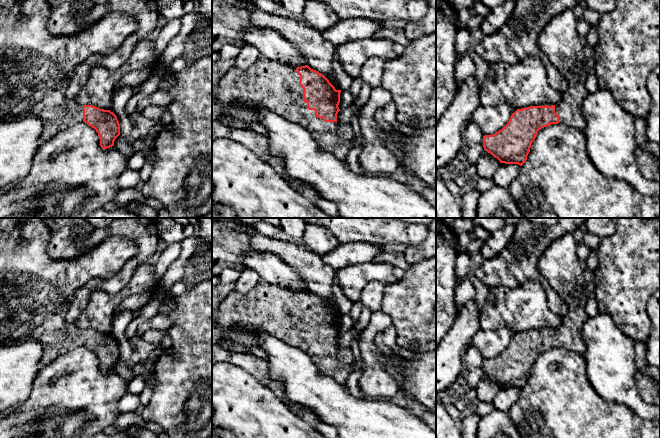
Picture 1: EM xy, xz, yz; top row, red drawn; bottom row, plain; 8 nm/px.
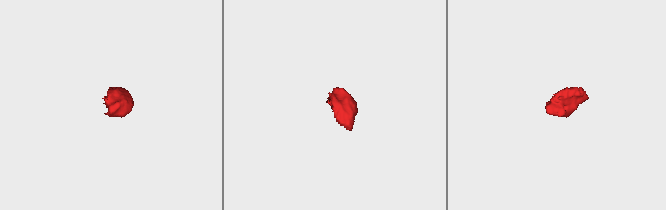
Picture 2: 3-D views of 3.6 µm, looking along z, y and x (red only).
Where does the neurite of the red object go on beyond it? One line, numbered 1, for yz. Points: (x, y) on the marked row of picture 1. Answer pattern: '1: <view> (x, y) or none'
1: yz (559, 41)

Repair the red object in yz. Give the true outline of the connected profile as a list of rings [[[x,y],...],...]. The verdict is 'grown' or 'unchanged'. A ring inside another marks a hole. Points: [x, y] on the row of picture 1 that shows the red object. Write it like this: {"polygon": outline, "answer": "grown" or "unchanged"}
{"polygon": [[[567,9],[554,16],[541,30],[537,39],[541,52],[567,81],[567,90],[563,93],[561,100],[552,106],[530,106],[517,109],[501,130],[483,137],[484,150],[497,158],[500,163],[522,166],[527,160],[531,144],[538,131],[551,124],[563,123],[585,131],[586,122],[582,113],[582,102],[589,94],[586,89],[589,68],[584,56],[584,46],[577,31],[577,20],[572,9]]], "answer": "grown"}

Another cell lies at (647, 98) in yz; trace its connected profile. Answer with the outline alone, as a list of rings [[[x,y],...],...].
[[[617,0],[616,8],[600,17],[598,43],[593,49],[598,88],[610,91],[633,116],[646,116],[651,107],[648,77],[660,66],[660,0]]]

